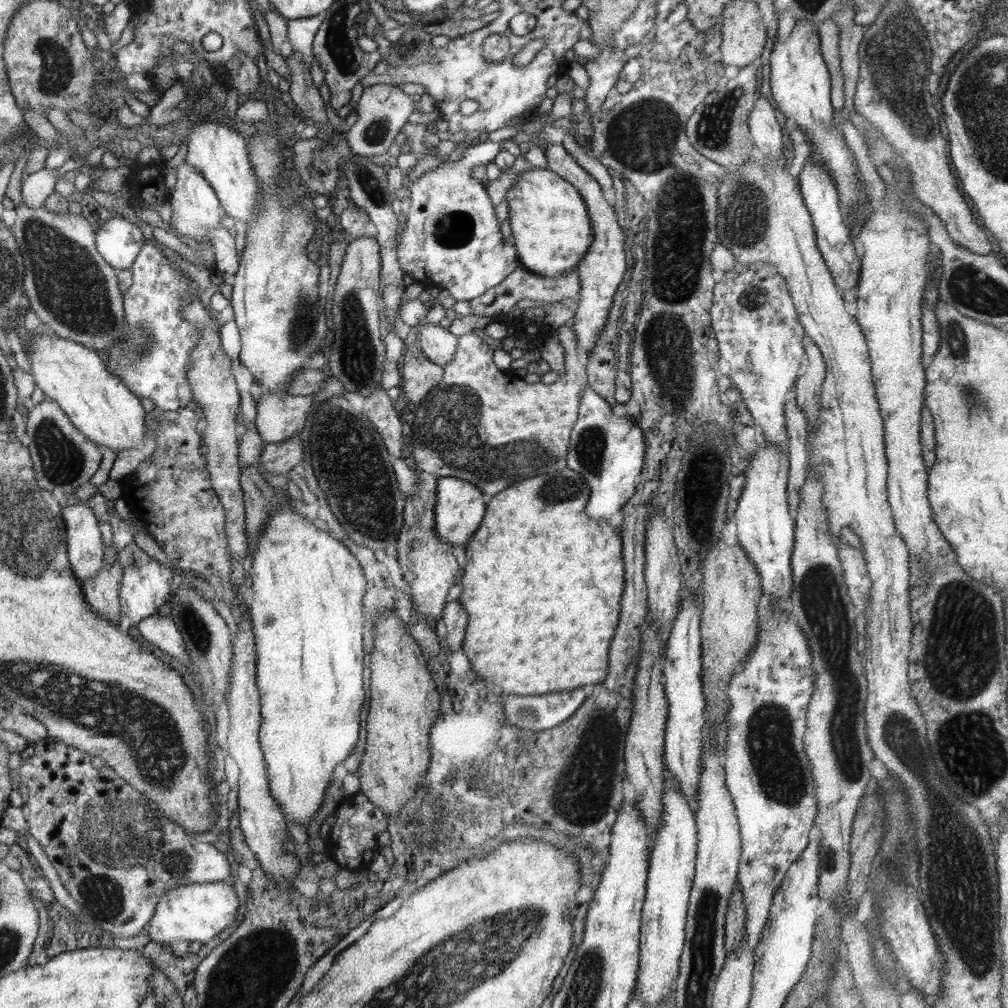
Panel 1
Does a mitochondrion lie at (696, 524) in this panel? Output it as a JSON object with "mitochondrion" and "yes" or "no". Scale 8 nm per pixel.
{"mitochondrion":"yes"}

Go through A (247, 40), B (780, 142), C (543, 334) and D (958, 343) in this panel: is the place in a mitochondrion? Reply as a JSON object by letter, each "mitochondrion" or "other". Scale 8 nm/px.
{"A":"mitochondrion","B":"other","C":"other","D":"mitochondrion"}

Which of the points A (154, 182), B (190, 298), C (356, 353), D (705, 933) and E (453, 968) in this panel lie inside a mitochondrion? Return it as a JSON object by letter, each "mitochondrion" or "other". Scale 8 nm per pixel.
{"A":"other","B":"other","C":"mitochondrion","D":"mitochondrion","E":"mitochondrion"}

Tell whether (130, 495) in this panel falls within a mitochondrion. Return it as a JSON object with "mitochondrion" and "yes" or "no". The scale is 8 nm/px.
{"mitochondrion":"no"}

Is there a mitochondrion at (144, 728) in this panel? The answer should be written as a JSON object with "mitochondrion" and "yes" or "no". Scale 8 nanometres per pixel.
{"mitochondrion":"yes"}

